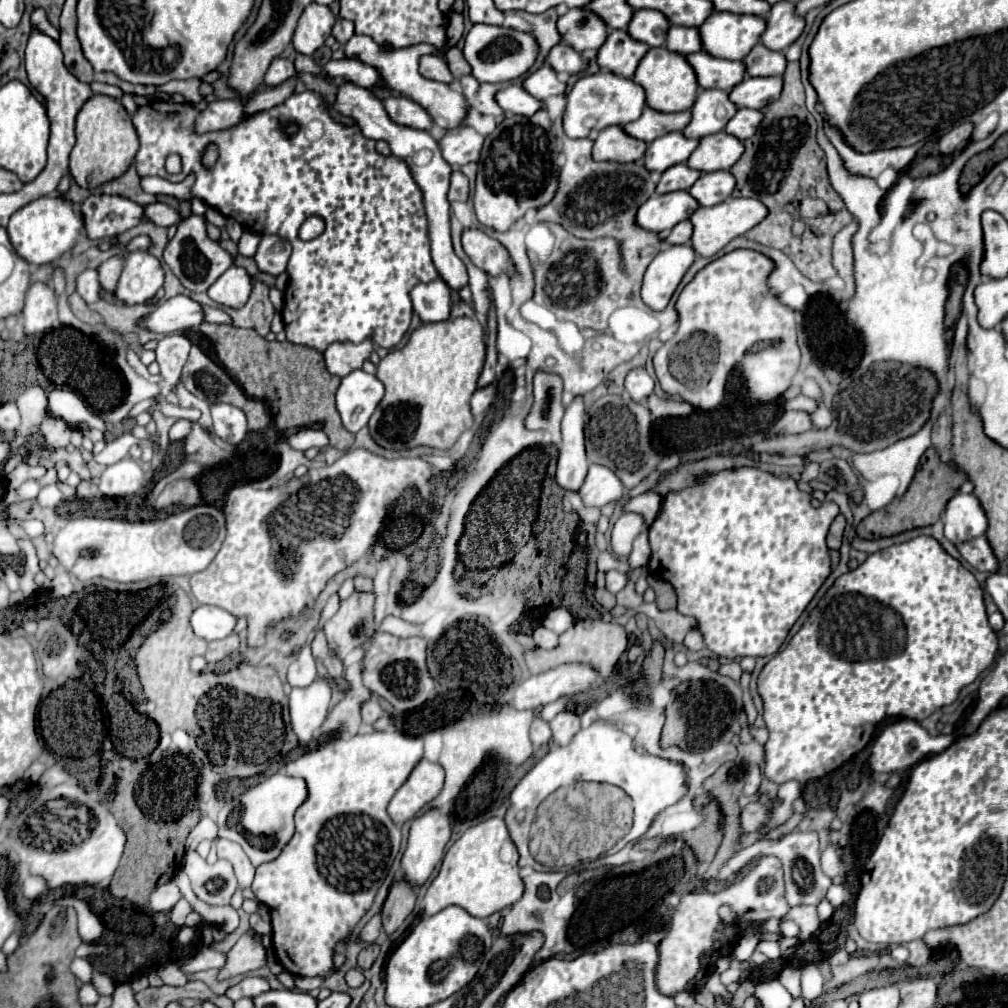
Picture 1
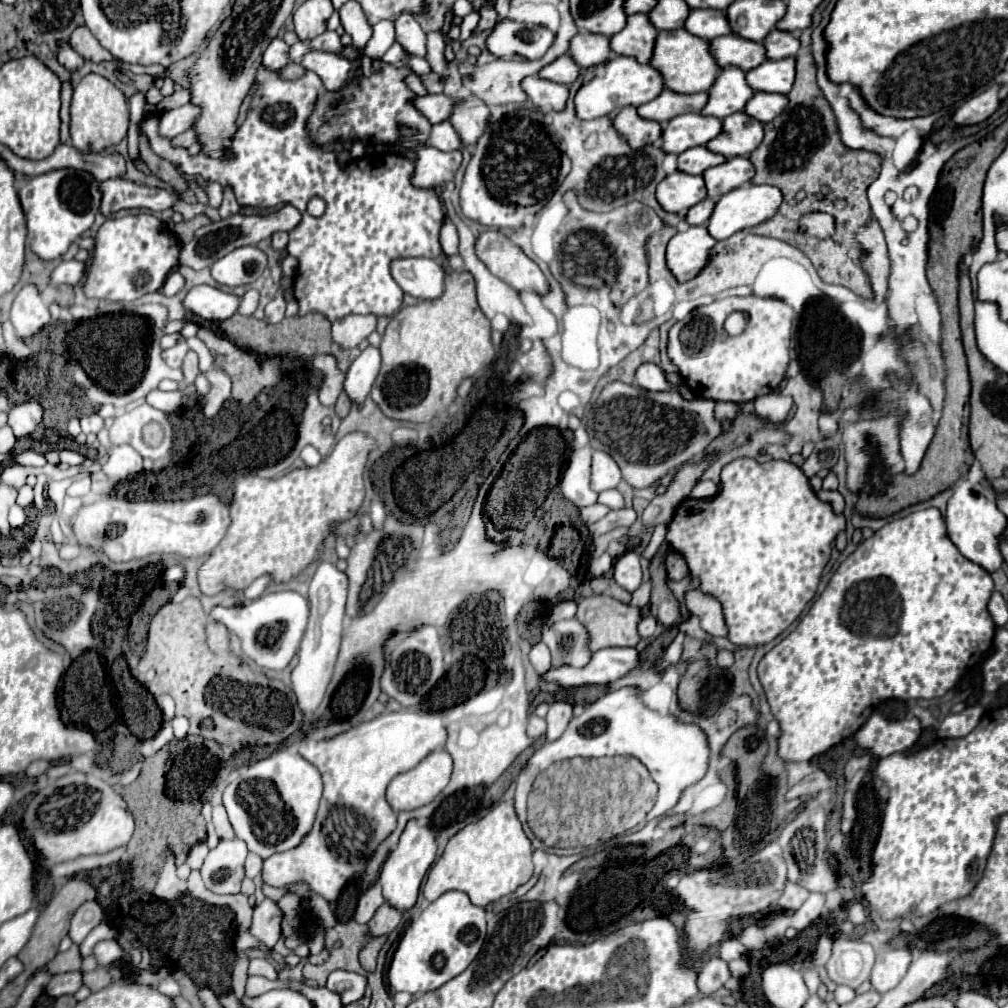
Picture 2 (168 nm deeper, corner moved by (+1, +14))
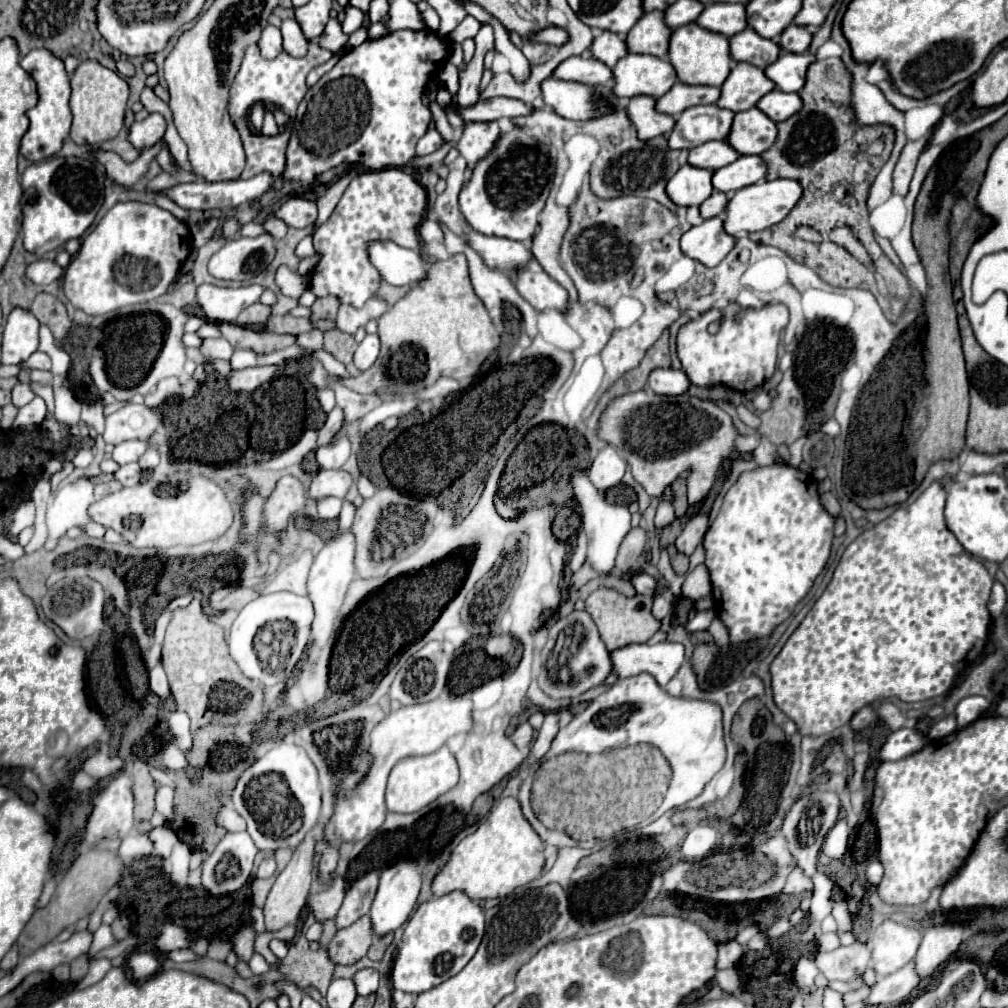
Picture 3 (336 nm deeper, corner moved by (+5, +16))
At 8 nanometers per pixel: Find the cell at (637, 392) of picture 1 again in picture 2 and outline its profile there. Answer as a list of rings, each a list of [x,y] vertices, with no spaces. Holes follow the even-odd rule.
[[[645,362],[645,364],[641,364],[637,368],[635,382],[643,390],[655,390],[655,392],[669,390],[669,382],[665,380],[665,372],[657,364],[653,364],[653,362]]]

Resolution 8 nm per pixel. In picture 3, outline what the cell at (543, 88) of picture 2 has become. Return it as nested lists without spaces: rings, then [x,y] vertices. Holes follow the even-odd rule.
[[[549,78],[543,82],[541,90],[545,104],[569,120],[593,120],[613,112],[611,102],[587,84]]]

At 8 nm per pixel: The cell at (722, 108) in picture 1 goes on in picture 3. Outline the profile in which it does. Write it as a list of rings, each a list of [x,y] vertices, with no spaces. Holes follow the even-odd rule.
[[[737,62],[725,84],[721,86],[721,98],[717,106],[729,108],[733,112],[751,110],[765,94],[769,94],[775,84],[765,76],[765,72],[749,62]]]

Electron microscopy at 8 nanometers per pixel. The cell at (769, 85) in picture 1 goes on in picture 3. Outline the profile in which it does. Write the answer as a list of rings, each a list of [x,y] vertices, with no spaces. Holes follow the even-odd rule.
[[[783,52],[777,62],[765,68],[765,74],[777,84],[779,90],[799,92],[805,86],[805,76],[813,62],[815,62],[815,56],[809,52],[805,54]]]

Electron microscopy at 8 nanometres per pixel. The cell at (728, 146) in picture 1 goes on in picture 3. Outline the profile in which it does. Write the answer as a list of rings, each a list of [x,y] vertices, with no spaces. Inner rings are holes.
[[[759,108],[737,112],[727,142],[739,154],[763,154],[777,140],[777,124]]]

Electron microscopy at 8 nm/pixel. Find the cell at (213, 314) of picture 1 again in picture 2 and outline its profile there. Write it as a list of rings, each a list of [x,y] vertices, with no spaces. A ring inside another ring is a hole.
[[[247,290],[241,298],[239,298],[239,314],[243,314],[243,316],[251,316],[253,312],[255,312],[255,308],[257,308],[257,304],[259,304],[259,294],[255,292],[255,290]]]

